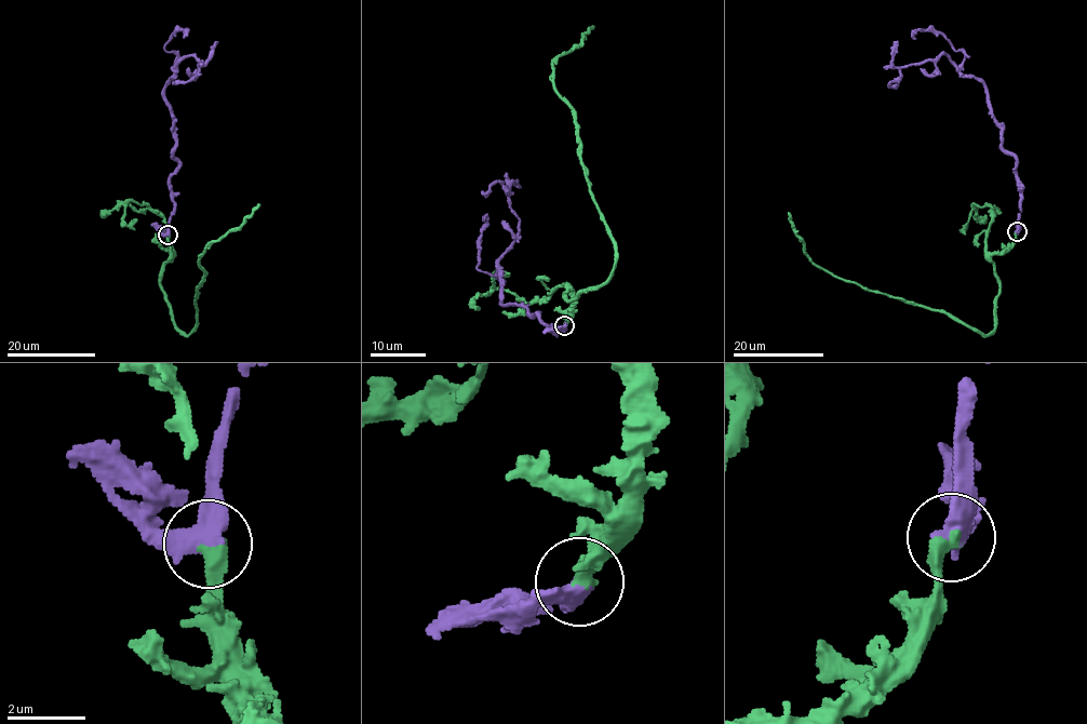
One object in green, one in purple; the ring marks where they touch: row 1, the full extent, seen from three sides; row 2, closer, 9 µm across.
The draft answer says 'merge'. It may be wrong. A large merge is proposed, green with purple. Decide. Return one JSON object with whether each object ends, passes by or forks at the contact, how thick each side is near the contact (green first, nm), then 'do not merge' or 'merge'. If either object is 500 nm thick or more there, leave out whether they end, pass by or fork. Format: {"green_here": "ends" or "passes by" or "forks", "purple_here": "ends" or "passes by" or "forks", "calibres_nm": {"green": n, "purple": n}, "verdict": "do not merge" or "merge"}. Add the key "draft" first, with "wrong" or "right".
{"draft": "right", "green_here": "ends", "purple_here": "passes by", "calibres_nm": {"green": 420, "purple": 440}, "verdict": "merge"}

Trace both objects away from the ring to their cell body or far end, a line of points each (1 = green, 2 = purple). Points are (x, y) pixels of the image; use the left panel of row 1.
1: (168, 235), (172, 253), (160, 286), (174, 326), (187, 335), (197, 322), (206, 245), (258, 204)
2: (168, 235), (174, 206), (170, 176), (178, 163), (164, 91), (186, 56), (202, 62), (190, 80), (172, 84)

